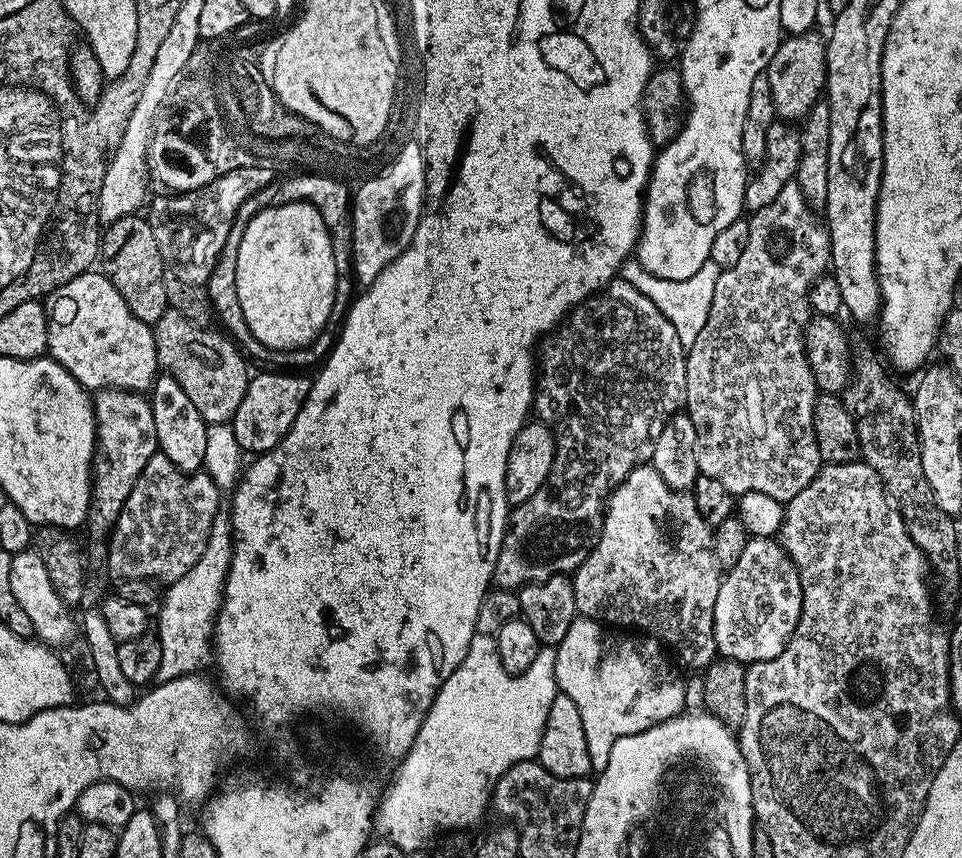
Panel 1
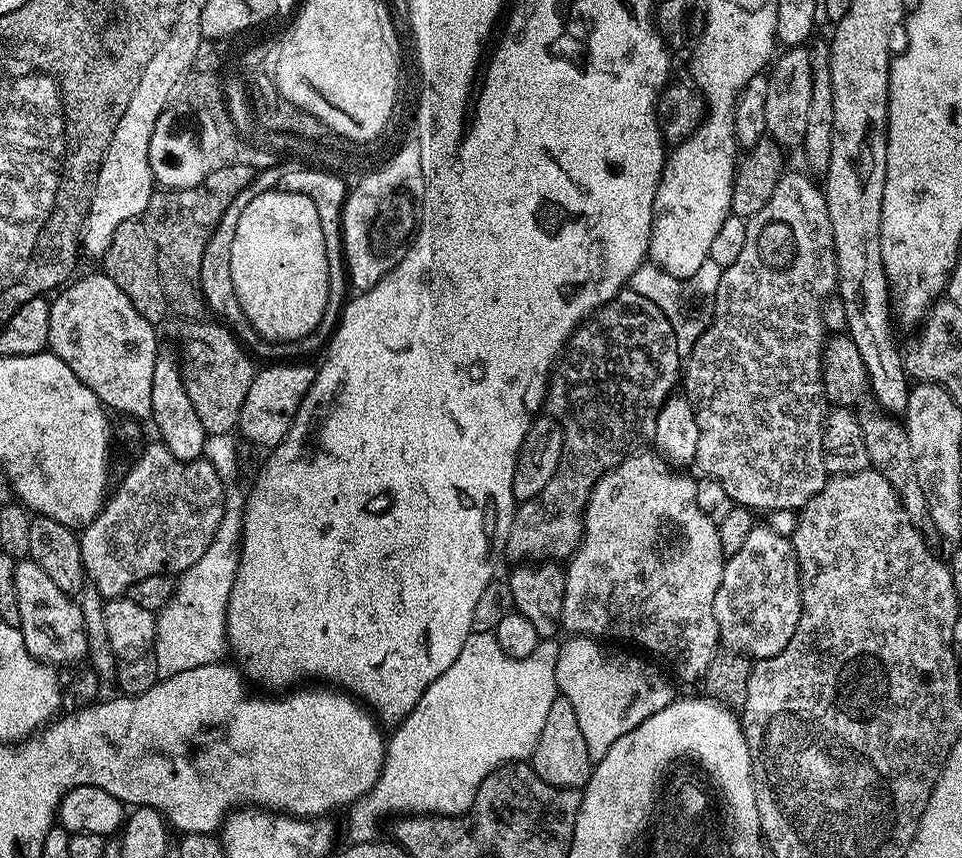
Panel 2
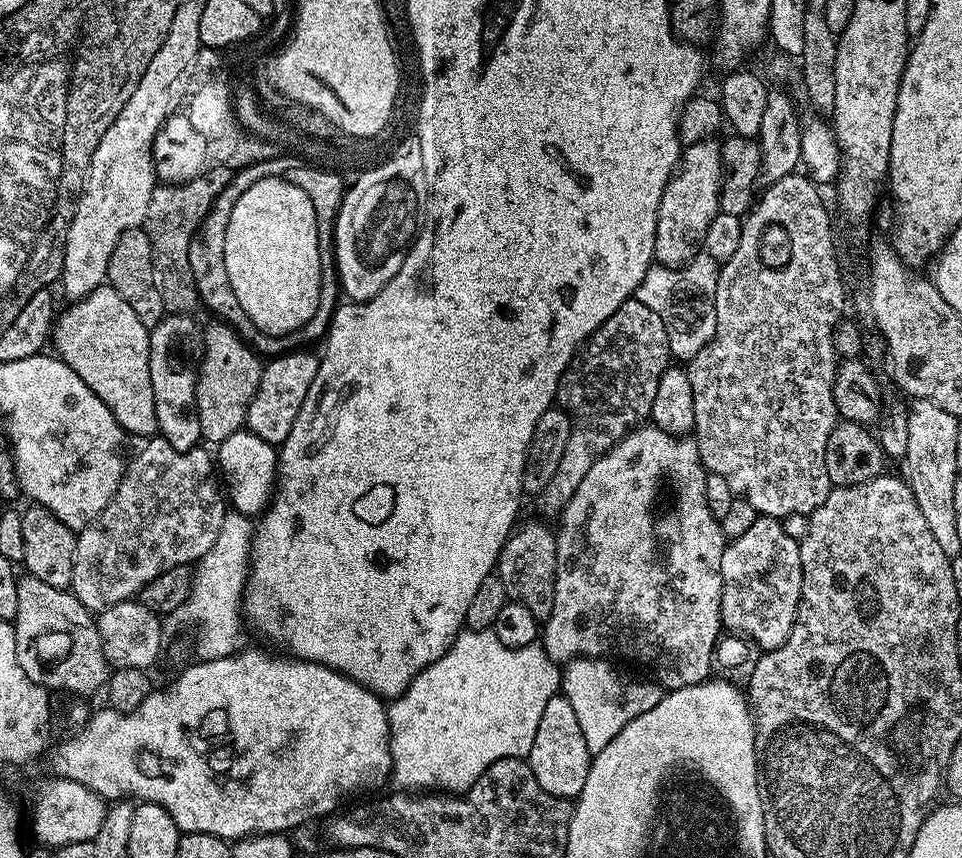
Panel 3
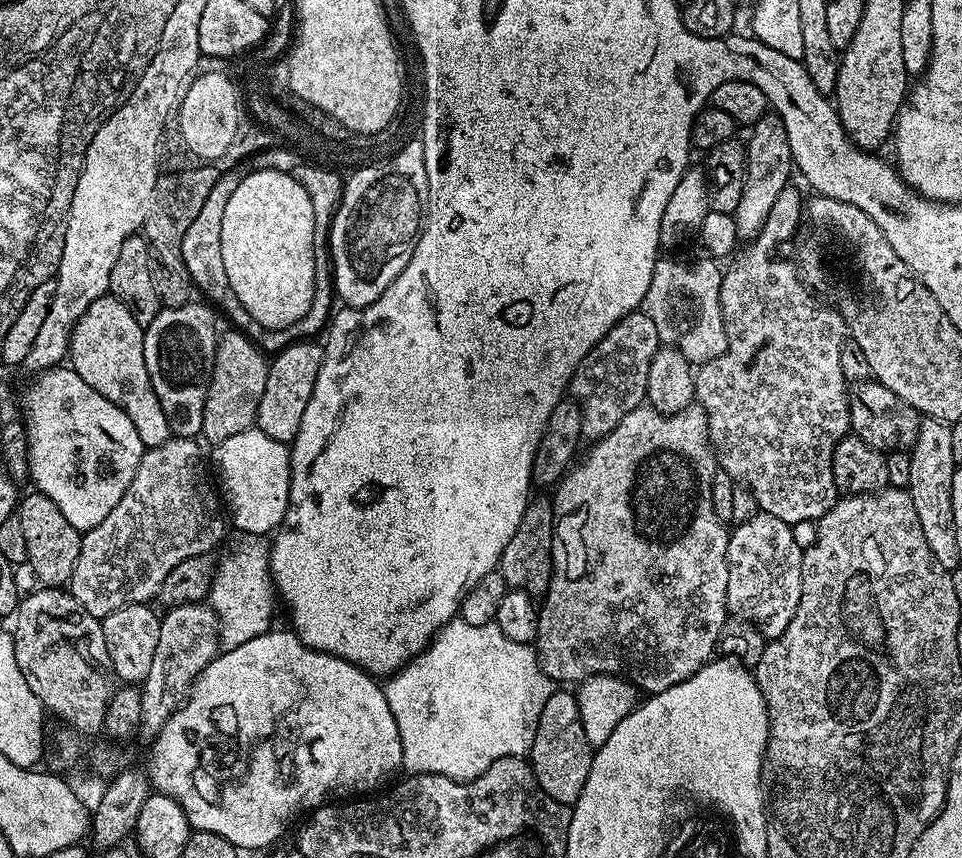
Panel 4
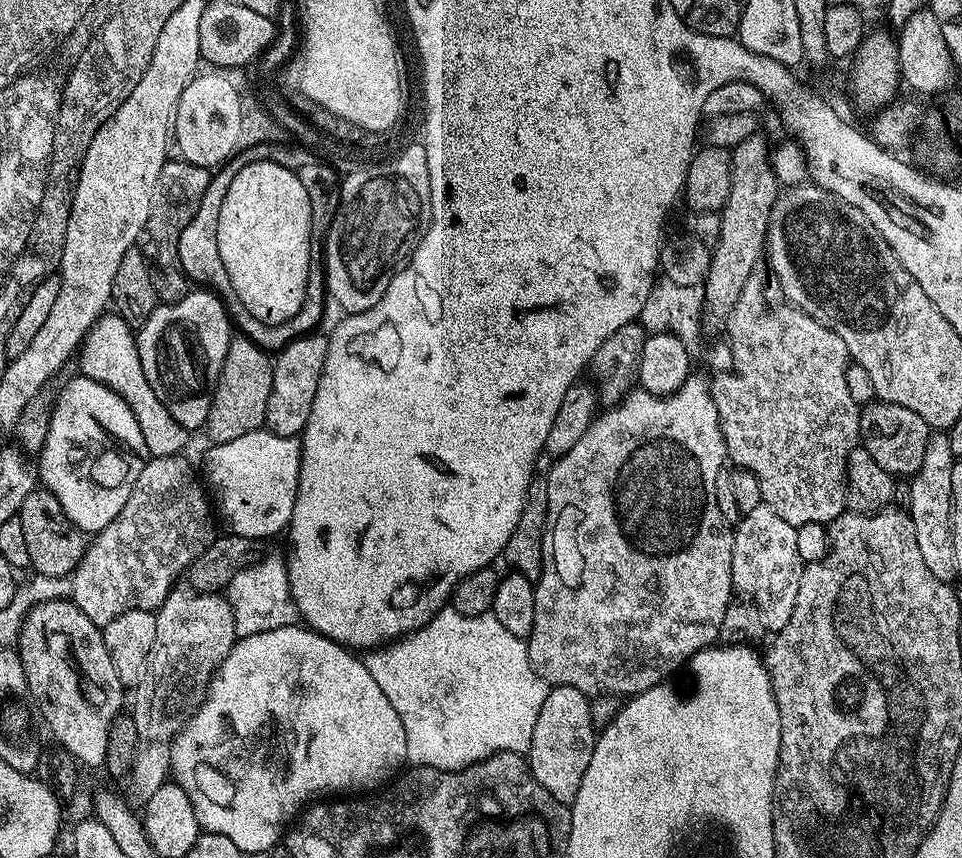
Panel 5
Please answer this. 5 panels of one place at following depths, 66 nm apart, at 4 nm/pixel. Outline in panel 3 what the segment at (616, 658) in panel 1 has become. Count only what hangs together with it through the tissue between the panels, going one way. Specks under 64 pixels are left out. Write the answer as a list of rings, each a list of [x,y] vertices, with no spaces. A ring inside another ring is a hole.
[[[581,658],[570,660],[562,668],[562,694],[570,702],[574,714],[578,718],[582,735],[586,737],[586,750],[594,754],[606,750],[610,742],[623,730],[634,718],[638,718],[640,712],[654,710],[658,706],[662,689],[659,684],[651,679],[639,680],[636,676],[631,676],[628,672],[623,672],[620,668],[615,668],[613,661],[608,658]]]

